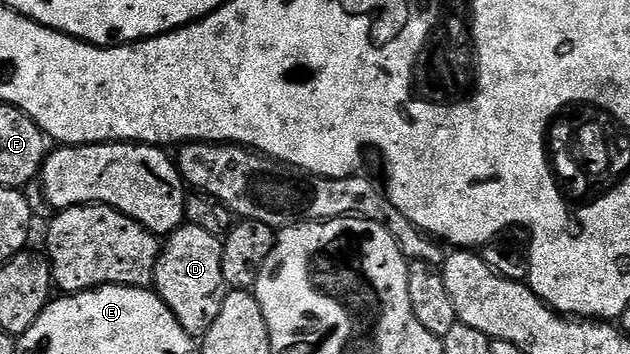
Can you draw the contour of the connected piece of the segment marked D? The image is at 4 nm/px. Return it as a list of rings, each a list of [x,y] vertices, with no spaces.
[[[188,223],[162,241],[153,288],[190,336],[202,338],[209,326],[213,326],[217,314],[221,314],[221,302],[225,302],[229,291],[221,270],[222,253],[220,237]]]

